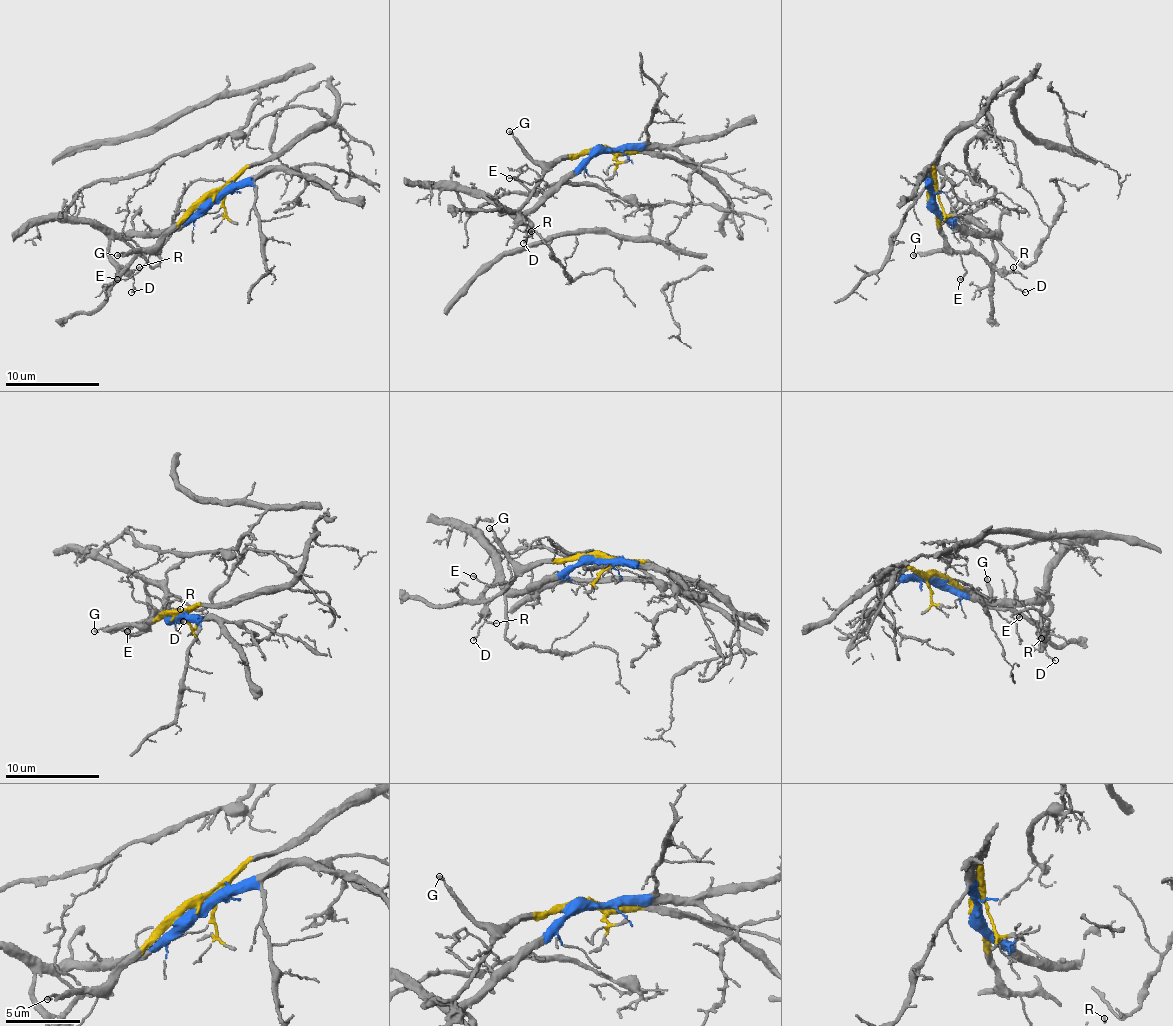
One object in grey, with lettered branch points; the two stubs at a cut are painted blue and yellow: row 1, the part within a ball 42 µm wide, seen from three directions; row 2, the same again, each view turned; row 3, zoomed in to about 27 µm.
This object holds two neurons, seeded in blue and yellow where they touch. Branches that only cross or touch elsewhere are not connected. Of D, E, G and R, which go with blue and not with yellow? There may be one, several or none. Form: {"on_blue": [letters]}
{"on_blue": []}

